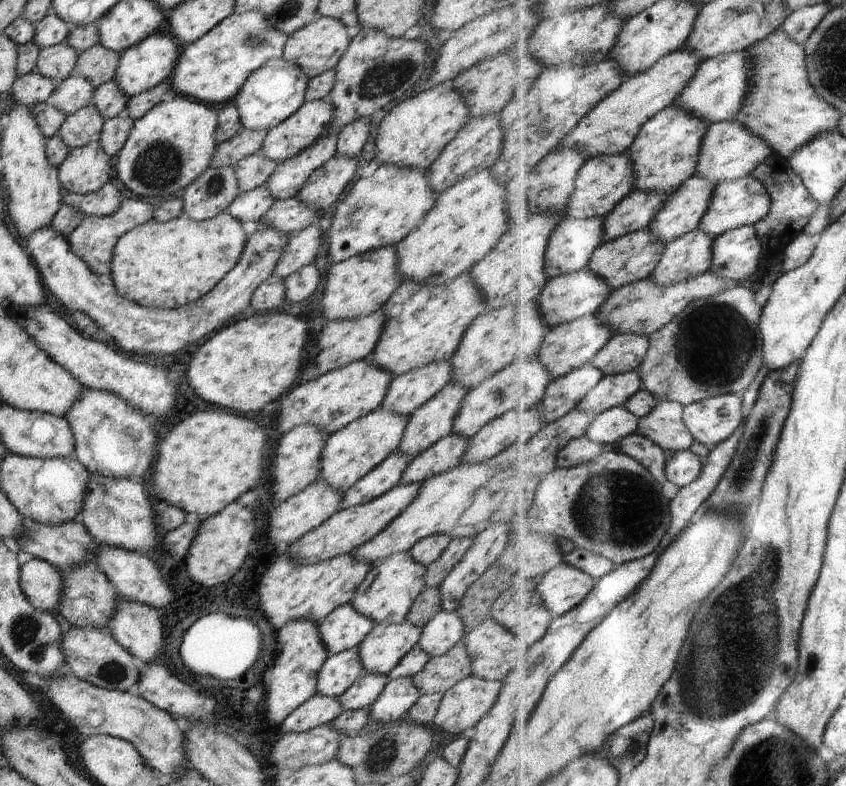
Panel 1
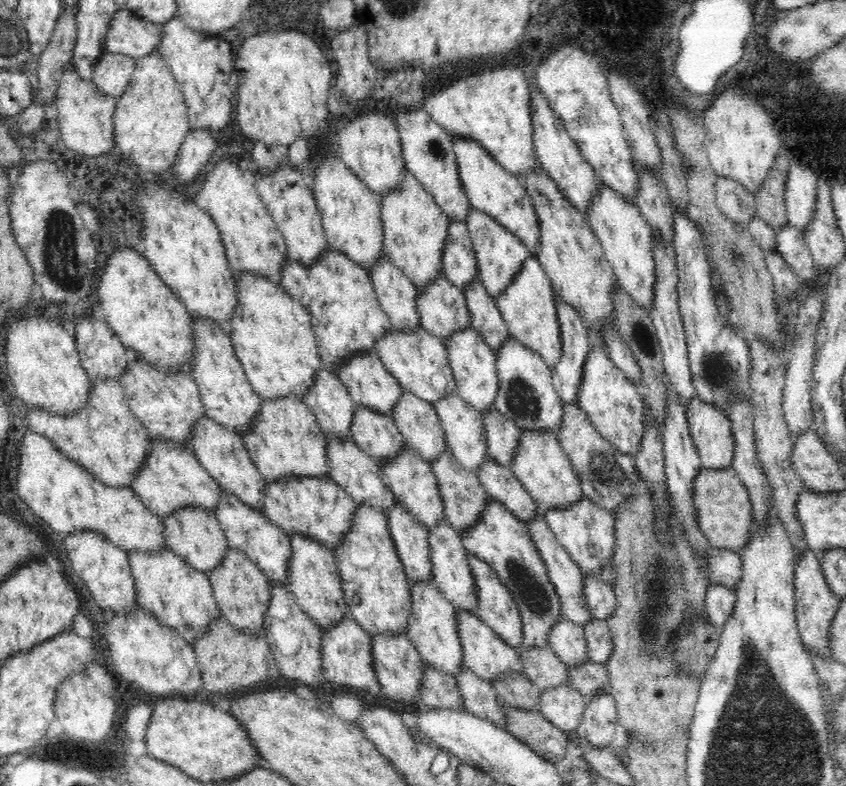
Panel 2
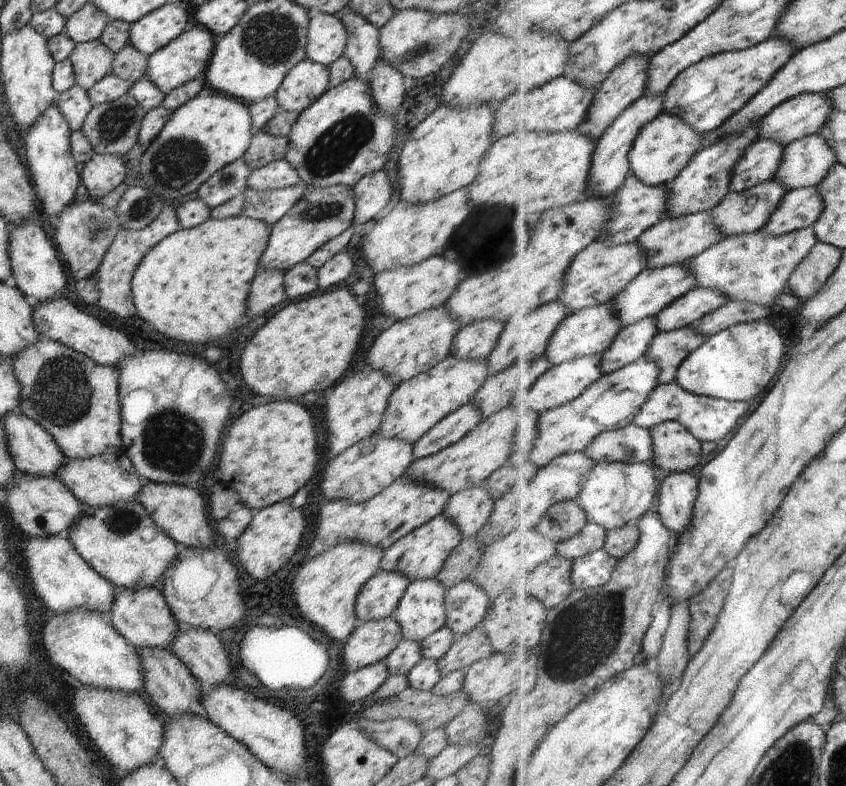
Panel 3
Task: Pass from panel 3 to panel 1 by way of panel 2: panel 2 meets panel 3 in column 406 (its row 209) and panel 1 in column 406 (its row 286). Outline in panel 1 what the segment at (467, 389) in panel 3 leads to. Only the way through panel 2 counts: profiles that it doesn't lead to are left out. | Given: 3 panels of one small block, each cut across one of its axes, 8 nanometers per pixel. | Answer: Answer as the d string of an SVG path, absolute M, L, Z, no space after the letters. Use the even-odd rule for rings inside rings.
M379 407L374 412L358 420L353 420L343 429L331 434L325 440L321 452L319 478L341 493L348 490L383 460L397 451L408 419L407 416Z

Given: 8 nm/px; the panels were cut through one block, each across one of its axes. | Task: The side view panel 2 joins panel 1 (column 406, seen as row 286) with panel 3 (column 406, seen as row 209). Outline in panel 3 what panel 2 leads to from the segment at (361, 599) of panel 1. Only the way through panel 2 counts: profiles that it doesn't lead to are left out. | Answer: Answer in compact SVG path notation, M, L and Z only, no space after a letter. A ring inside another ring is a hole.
M435 516L430 522L414 529L410 534L403 536L396 544L383 551L380 570L386 572L401 572L410 582L414 580L434 579L444 566L446 558L463 539L461 530L446 516Z

